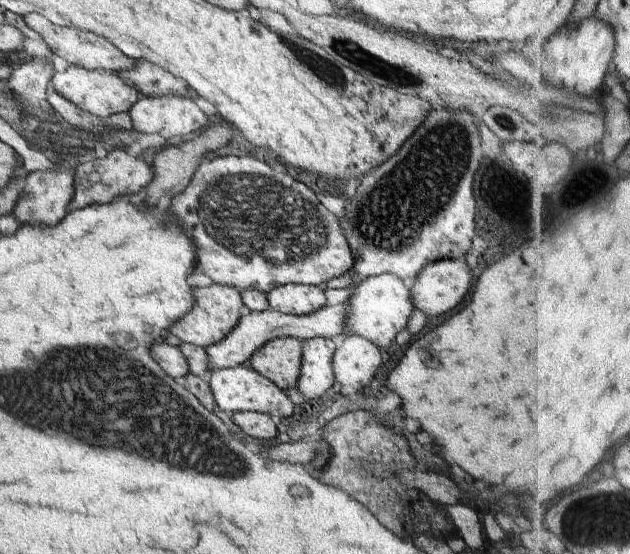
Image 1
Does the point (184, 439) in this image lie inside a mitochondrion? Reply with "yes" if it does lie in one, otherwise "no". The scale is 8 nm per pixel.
yes

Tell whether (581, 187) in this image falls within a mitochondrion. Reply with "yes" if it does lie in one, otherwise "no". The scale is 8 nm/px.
no

